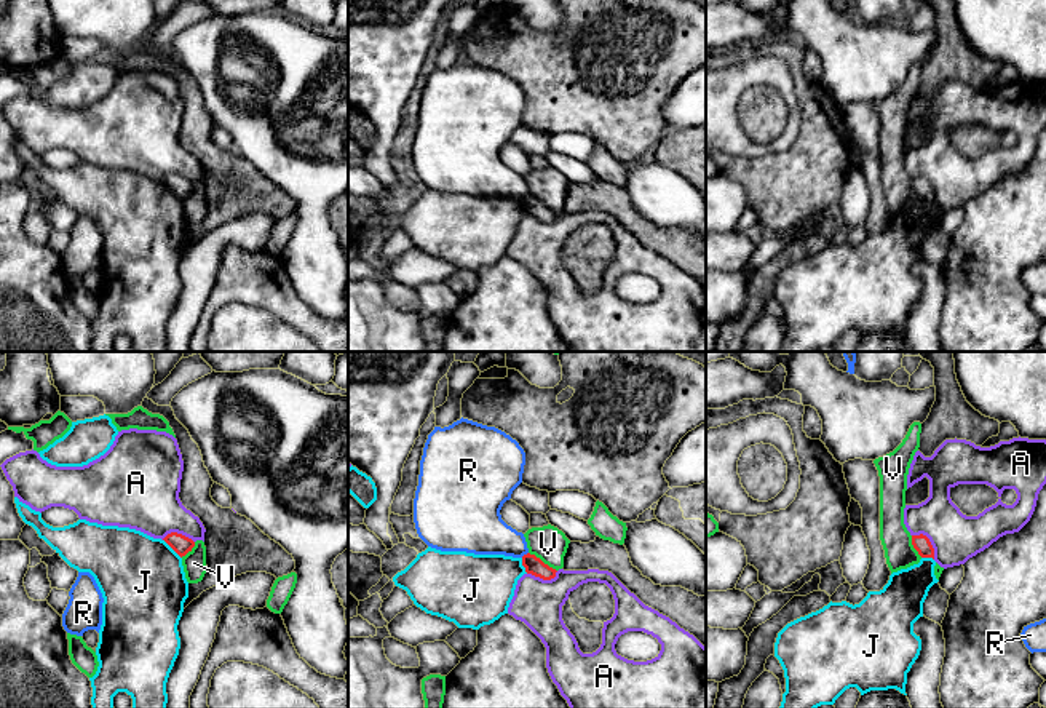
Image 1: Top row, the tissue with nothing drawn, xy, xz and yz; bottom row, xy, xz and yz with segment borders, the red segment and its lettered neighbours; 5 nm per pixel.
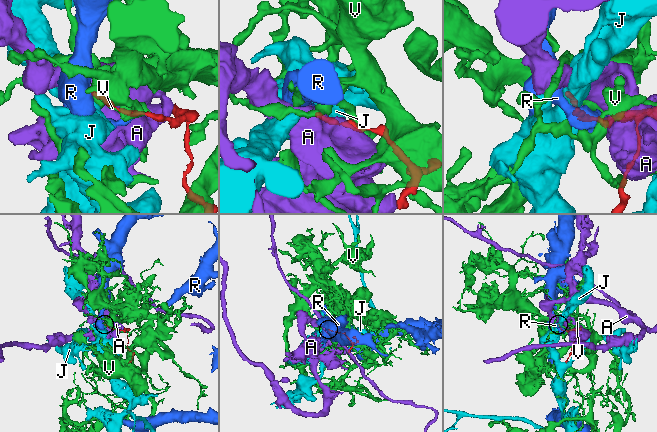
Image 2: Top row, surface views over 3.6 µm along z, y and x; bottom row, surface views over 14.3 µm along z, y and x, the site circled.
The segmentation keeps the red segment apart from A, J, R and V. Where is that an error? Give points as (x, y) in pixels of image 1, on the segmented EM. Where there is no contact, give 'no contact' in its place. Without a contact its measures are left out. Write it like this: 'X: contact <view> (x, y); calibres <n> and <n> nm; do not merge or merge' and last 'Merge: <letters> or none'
A: contact yz (928, 540); calibres 90 and 260 nm; do not merge
J: contact xy (171, 547); calibres 90 and 440 nm; do not merge
R: contact xz (524, 555); calibres 90 and 240 nm; do not merge
V: contact xz (542, 561); calibres 90 and 170 nm; do not merge
Merge: none

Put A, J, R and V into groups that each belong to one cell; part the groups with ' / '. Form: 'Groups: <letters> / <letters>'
Groups: A / J / R / V

